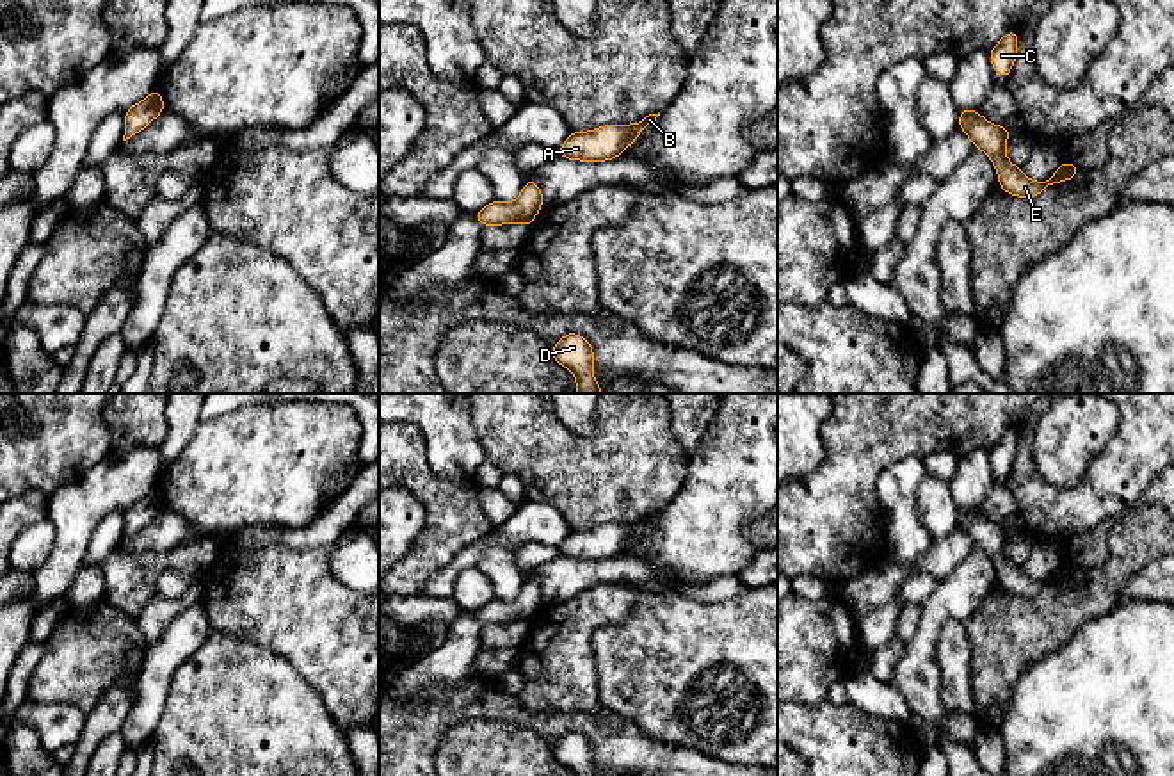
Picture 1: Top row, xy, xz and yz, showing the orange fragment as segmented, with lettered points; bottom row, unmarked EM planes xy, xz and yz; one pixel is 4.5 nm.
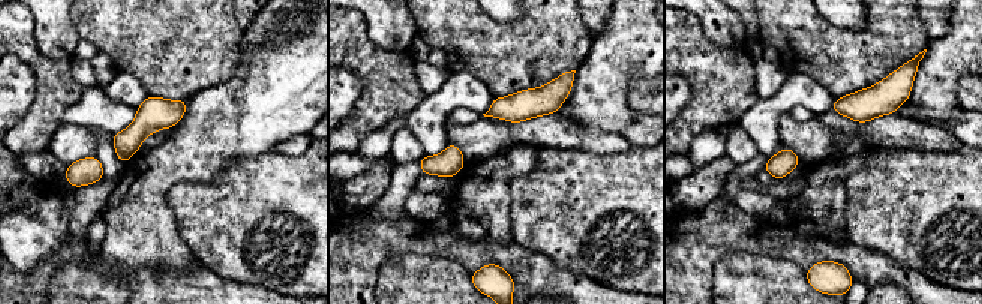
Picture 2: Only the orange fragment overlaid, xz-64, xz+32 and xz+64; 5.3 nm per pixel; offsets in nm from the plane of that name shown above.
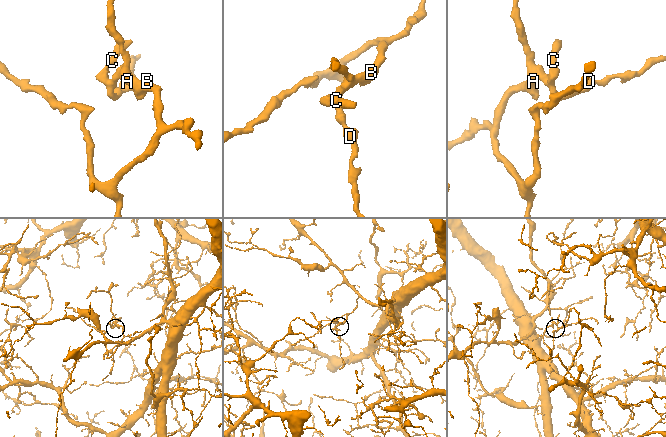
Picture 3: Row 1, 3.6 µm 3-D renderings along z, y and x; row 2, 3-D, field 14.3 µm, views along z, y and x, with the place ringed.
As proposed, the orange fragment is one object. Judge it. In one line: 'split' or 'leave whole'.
leave whole

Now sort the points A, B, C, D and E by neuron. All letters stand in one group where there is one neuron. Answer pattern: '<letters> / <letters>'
A B C D E

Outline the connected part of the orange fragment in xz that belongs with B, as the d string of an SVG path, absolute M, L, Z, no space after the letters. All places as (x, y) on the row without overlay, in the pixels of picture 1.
M649 513L635 523L605 523L592 530L571 530L559 546L559 555L603 561L619 555L631 541L639 538L639 530L656 520L658 513Z

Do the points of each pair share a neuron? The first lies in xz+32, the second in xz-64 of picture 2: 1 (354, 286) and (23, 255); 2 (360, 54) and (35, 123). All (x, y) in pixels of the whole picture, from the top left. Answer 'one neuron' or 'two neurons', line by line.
1: two neurons
2: one neuron

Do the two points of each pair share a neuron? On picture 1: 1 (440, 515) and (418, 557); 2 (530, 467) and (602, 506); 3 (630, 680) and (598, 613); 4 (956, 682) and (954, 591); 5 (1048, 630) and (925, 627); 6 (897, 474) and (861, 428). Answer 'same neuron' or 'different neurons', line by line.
1: same neuron
2: same neuron
3: different neurons
4: different neurons
5: different neurons
6: different neurons

